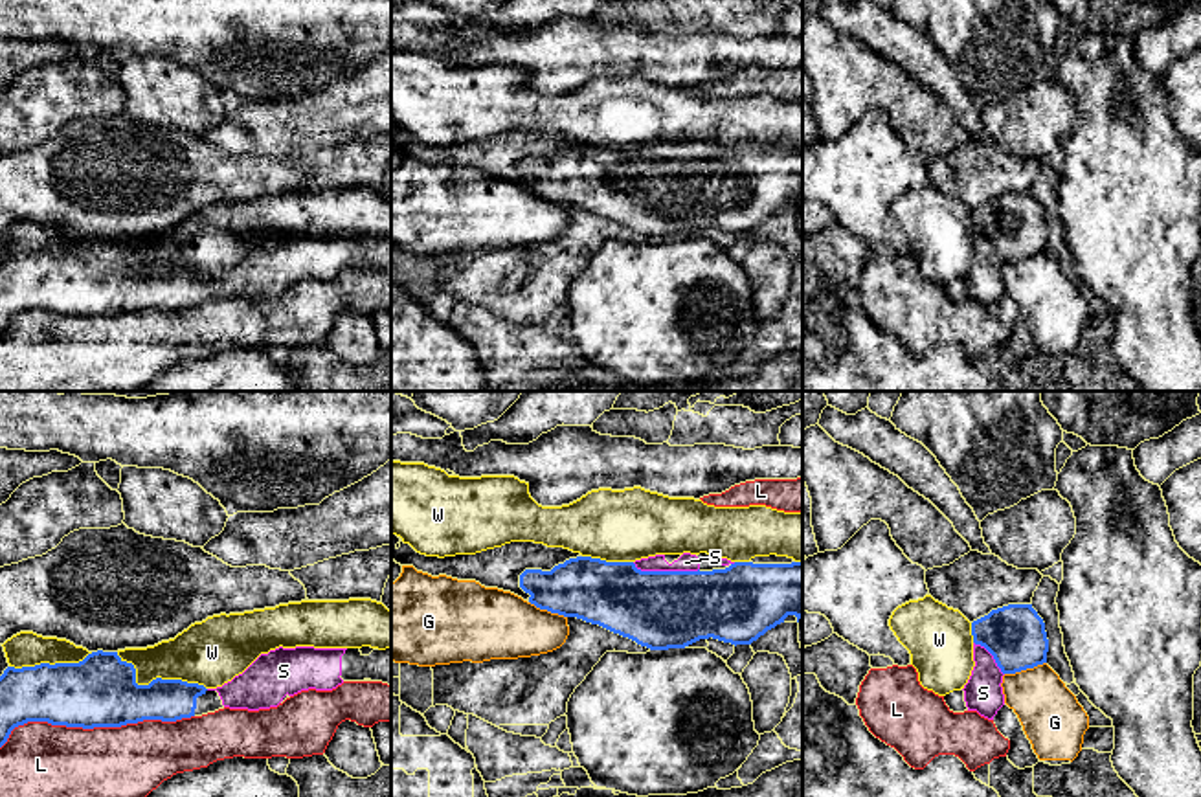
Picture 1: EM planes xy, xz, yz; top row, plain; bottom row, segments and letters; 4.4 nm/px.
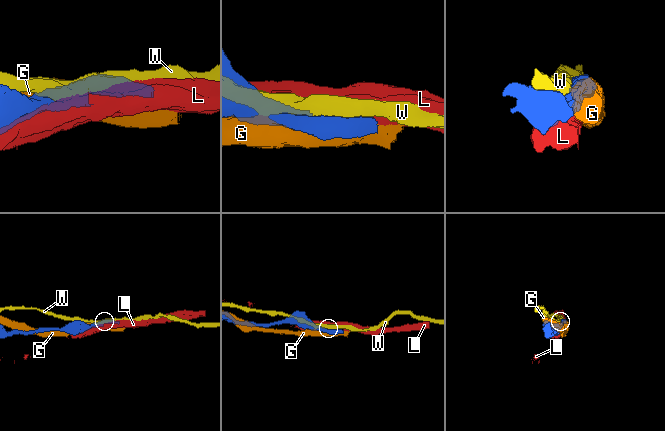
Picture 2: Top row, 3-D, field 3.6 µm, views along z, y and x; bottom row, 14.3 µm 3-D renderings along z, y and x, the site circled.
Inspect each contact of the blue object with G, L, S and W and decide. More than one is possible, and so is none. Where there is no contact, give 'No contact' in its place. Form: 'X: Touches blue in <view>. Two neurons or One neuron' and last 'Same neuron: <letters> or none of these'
G: Touches blue in yz. Two neurons
L: Touches blue in xy. Two neurons
S: Touches blue in xz. One neuron
W: Touches blue in xy. Two neurons
Same neuron: S

